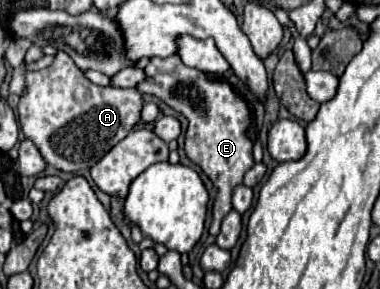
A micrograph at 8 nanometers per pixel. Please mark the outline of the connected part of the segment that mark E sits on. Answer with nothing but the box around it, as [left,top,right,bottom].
[137,55,255,237]

